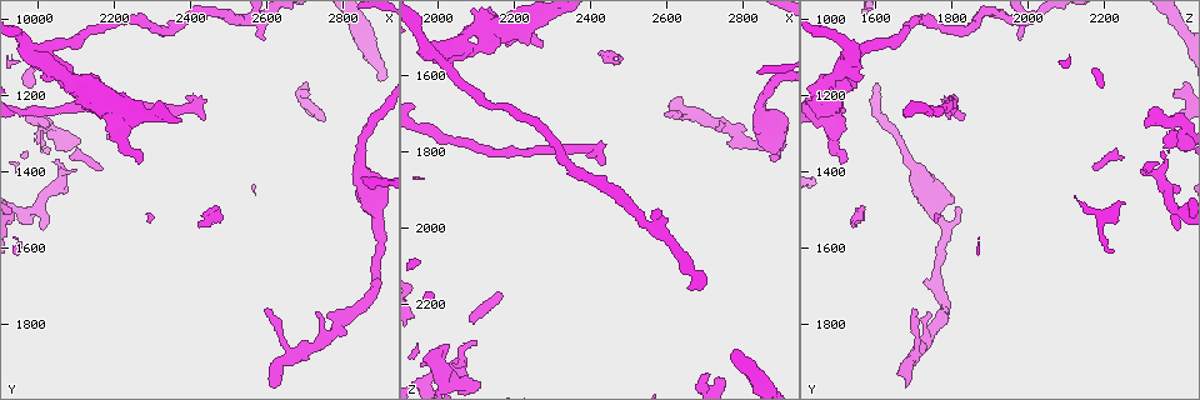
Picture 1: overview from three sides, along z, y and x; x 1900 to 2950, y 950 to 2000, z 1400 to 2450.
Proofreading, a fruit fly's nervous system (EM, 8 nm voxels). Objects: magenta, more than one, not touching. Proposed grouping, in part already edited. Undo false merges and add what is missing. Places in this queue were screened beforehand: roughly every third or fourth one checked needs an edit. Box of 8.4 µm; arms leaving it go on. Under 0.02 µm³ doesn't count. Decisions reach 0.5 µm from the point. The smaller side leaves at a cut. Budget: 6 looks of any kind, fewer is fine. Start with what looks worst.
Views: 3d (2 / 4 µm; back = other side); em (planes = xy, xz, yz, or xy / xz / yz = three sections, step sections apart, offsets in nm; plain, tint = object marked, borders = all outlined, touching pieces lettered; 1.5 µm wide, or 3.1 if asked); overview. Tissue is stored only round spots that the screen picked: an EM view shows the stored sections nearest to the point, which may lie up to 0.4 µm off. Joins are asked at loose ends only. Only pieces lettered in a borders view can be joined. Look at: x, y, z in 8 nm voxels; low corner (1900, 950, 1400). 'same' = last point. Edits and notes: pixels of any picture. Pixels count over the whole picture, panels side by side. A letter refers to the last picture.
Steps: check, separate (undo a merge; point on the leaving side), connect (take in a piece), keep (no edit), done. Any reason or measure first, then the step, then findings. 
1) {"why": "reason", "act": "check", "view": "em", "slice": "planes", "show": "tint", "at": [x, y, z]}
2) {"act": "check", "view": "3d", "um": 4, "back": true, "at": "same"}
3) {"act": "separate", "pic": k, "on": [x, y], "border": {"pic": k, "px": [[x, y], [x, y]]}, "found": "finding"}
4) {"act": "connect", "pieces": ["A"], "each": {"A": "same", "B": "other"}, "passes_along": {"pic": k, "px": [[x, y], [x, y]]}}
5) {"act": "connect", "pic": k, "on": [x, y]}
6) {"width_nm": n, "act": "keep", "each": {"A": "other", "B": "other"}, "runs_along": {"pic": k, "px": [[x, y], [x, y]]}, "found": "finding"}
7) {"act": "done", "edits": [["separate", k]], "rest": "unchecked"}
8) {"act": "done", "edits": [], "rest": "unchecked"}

{"why": "free end", "act": "check", "view": "em", "slice": "planes", "show": "borders", "at": [2265, 1375, 1500]}

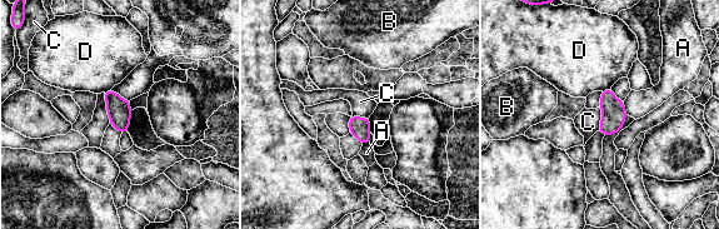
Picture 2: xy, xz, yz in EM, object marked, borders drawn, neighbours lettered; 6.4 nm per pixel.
{"act": "keep", "each": {"A": "other", "B": "other", "C": "other", "D": "other"}, "border": {"pic": 2, "px": [[600, 106], [600, 127], [598, 130]]}, "found": "no lettered piece goes on from it"}

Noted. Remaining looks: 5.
{"why": "arms run side by side", "act": "check", "view": "em", "slice": "planes", "show": "borders", "at": [2015, 1560, 2385]}

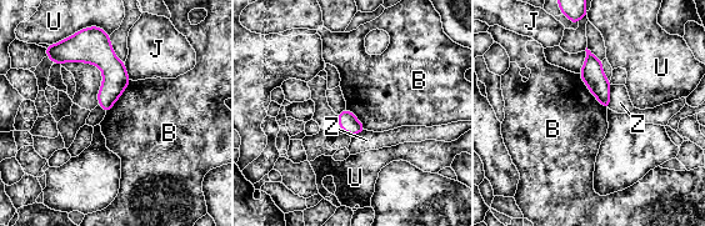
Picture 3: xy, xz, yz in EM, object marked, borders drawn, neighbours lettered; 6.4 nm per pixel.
{"act": "keep", "each": {"B": "other", "J": "other", "U": "other", "Z": "other"}, "border": {"pic": 3, "px": [[579, 74], [589, 91], [606, 109]]}, "found": "no lettered piece goes on from it"}

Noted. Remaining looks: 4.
{"why": "calibre changes", "act": "check", "view": "3d", "um": 4, "at": [2100, 1170, 1470]}

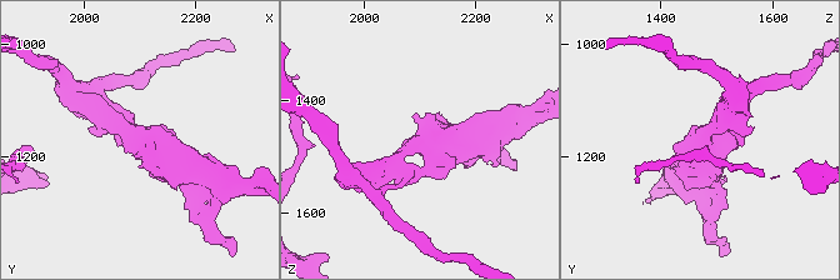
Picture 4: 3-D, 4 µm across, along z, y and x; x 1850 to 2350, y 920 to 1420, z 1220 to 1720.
{"why": "shape alone is not enough", "act": "check", "view": "em", "slice": "xy", "step": 4, "show": "tint", "at": [2100, 1170, 1480]}

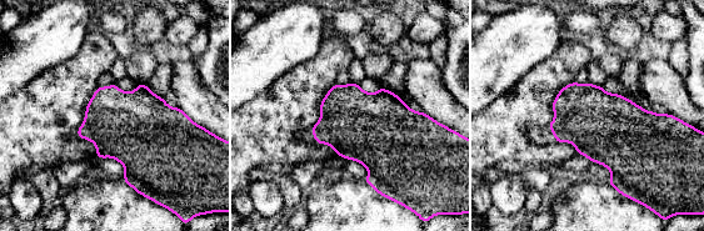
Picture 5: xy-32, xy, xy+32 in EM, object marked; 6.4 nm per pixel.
{"act": "check", "view": "em", "slice": "planes", "show": "borders", "at": "same"}

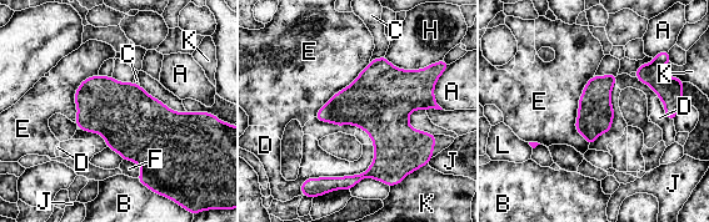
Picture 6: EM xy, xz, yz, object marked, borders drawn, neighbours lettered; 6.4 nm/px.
{"longest_contact_nm": ["D", 500], "act": "separate", "pic": 6, "on": [663, 57], "each": {"A": "other", "B": "other", "C": "other", "D": "other", "E": "other", "F": "other", "H": "other", "J": "other", "K": "other", "L": "other"}, "border": {"pic": 6, "px": [[654, 61], [658, 65]]}, "found": "a second neuron is stuck on"}

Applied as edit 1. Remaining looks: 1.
{"act": "done", "edits": [["separate", 6]], "rest": "unchecked"}

